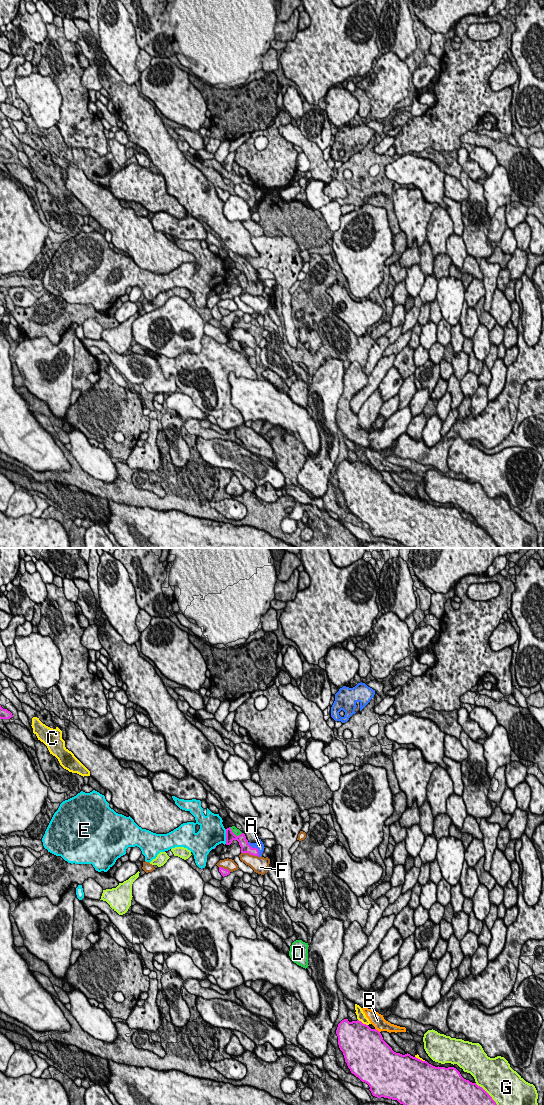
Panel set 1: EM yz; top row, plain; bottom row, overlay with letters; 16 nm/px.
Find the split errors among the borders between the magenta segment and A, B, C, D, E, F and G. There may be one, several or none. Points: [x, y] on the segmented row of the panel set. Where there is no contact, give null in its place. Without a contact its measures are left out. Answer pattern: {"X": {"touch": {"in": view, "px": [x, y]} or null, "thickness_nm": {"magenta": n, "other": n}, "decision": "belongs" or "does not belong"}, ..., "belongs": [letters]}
{"A": {"touch": {"in": "yz", "px": [256, 848]}, "thickness_nm": {"magenta": 160, "other": 140}, "decision": "belongs"}, "B": {"touch": {"in": "yz", "px": [377, 1030]}, "thickness_nm": {"magenta": 460, "other": 220}, "decision": "does not belong"}, "C": {"touch": {"in": "yz", "px": [362, 1023]}, "thickness_nm": {"magenta": 500, "other": 140}, "decision": "does not belong"}, "D": {"touch": {"in": "yz", "px": [234, 834]}, "thickness_nm": {"magenta": 160, "other": 120}, "decision": "does not belong"}, "E": {"touch": {"in": "yz", "px": [226, 836]}, "thickness_nm": {"magenta": 160, "other": 420}, "decision": "does not belong"}, "F": {"touch": {"in": "yz", "px": [250, 854]}, "thickness_nm": {"magenta": 160, "other": 260}, "decision": "does not belong"}, "G": {"touch": {"in": "yz", "px": [487, 1093]}, "thickness_nm": {"magenta": 340, "other": 500}, "decision": "does not belong"}, "belongs": ["A"]}

